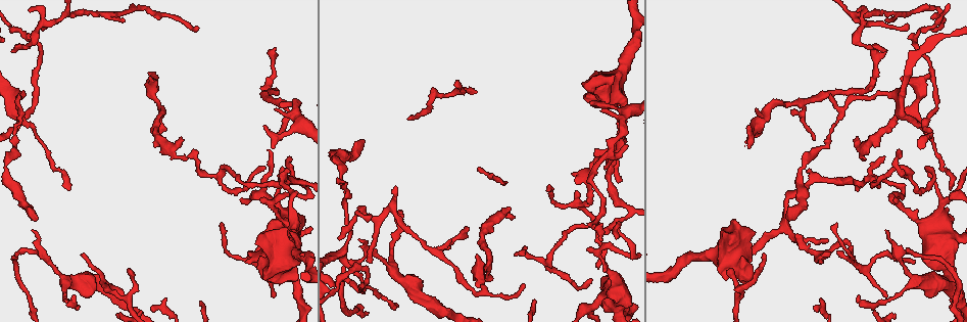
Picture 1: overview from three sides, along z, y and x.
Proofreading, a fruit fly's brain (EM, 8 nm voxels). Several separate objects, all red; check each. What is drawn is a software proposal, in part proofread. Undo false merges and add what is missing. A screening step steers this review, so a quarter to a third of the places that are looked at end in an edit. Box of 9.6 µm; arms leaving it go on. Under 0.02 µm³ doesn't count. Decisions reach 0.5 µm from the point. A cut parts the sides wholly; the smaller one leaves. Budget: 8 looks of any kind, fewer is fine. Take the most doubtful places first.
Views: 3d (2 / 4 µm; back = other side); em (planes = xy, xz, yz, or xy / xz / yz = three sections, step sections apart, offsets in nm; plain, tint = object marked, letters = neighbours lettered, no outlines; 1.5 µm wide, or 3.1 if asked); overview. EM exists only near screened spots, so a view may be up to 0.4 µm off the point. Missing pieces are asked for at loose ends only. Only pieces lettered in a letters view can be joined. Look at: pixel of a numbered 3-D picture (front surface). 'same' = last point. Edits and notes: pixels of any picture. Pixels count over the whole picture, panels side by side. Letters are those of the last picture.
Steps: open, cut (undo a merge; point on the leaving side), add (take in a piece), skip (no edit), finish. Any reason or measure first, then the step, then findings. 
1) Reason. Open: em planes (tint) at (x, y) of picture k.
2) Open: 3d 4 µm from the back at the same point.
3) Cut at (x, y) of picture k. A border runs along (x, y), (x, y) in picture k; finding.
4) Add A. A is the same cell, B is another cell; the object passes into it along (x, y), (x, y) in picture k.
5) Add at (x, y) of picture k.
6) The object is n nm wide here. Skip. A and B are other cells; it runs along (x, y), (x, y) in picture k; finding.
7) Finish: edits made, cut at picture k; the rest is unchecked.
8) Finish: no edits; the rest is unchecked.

Stops while still wide. Open: 3d 4 µm from the back at (583, 82) of picture 1.

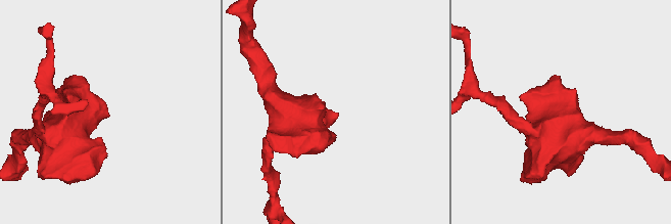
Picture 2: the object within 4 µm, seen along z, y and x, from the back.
Shape alone is not enough. Open: em xy step 4 (letters) at (105, 116) of picture 2.

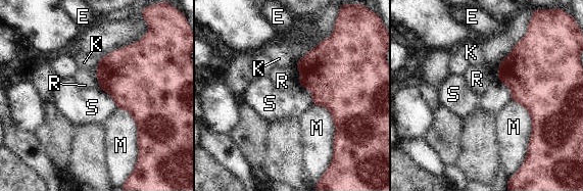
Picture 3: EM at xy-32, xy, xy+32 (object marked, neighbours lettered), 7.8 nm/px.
Cut it another way. Open: em planes (letters) at the same point.

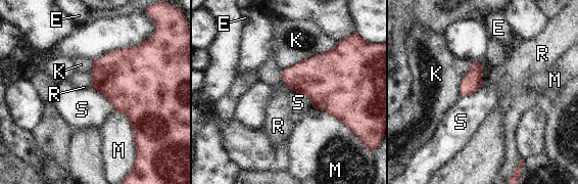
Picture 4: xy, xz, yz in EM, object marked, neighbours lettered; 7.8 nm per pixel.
The longest contact is with K, 500 nm. Skip. E, K, M, R and S are other cells; no lettered piece goes on from it.

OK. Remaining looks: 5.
An open end. Open: em planes (letters) at (479, 287) of picture 1.

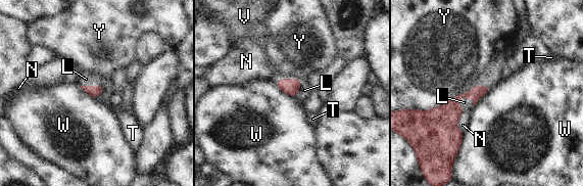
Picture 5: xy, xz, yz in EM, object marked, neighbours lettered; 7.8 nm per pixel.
Add L. L is the same cell, N, T, V, W and Y are other cells; the object passes into it along (289, 86), (293, 79), (304, 90) in picture 5; the neuron continues.

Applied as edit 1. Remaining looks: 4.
Free end. Open: 3d 4 µm at (179, 137) of picture 1.

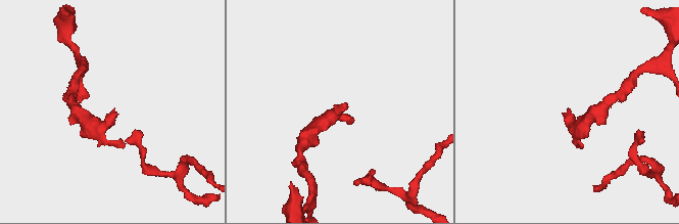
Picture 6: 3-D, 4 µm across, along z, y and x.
Shape alone is not enough. Open: em xy step 4 (tint) at (342, 110) of picture 6.

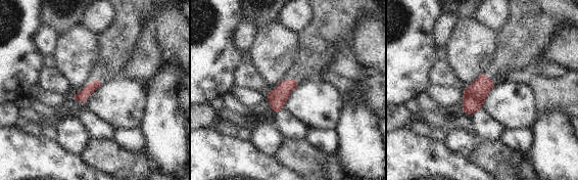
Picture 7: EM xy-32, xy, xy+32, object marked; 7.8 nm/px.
Open: em planes (letters) at the same point.

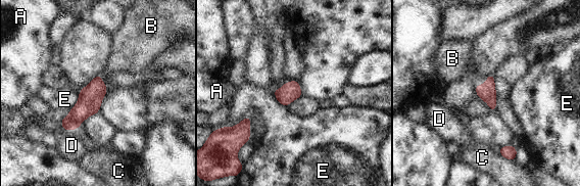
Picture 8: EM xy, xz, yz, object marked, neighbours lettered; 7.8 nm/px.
Add B. B is the same cell, A, C, D and E are other cells; the object passes into it along (90, 98), (101, 80), (124, 57) in picture 8; it goes on there.

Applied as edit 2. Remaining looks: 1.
Finish: edits made, add at picture 5, add at picture 8; the rest is unchecked.

